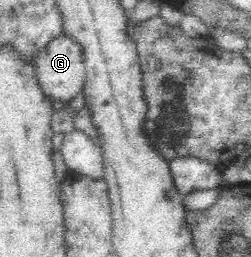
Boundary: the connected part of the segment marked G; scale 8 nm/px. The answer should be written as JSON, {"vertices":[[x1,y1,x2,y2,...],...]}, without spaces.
{"vertices":[[67,36,51,40,36,57,35,76,49,100,69,103,81,94,86,76,81,48]]}

